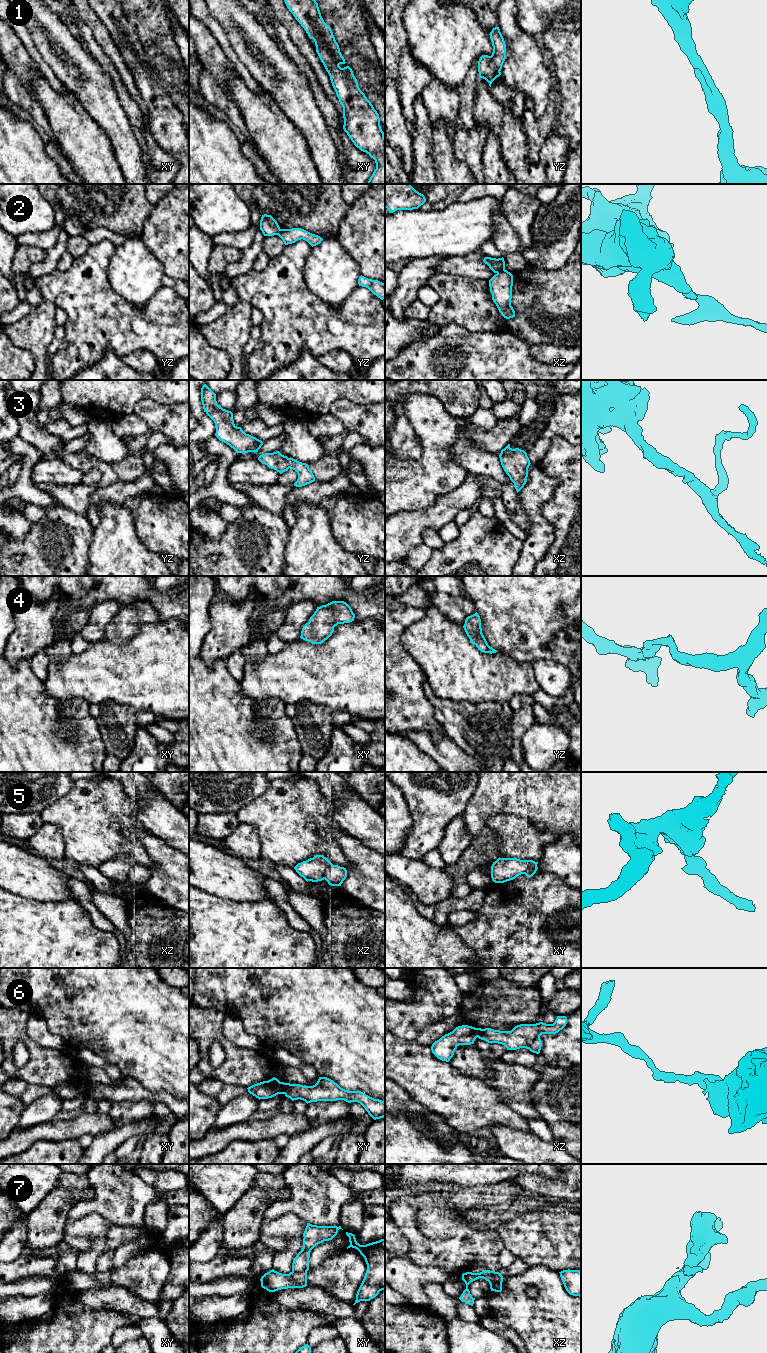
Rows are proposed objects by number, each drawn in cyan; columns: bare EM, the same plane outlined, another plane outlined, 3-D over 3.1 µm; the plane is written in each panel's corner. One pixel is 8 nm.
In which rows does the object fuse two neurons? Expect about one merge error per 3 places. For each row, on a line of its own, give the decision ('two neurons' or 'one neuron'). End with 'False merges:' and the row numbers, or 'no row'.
1: one neuron
2: two neurons
3: one neuron
4: one neuron
5: two neurons
6: one neuron
7: two neurons
False merges: 2, 5, 7

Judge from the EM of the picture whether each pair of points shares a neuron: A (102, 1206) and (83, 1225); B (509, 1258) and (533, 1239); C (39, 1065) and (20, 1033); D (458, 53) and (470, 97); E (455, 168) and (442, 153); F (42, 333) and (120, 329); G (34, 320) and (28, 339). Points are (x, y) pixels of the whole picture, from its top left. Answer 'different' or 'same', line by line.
A: different
B: different
C: same
D: different
E: same
F: different
G: same

